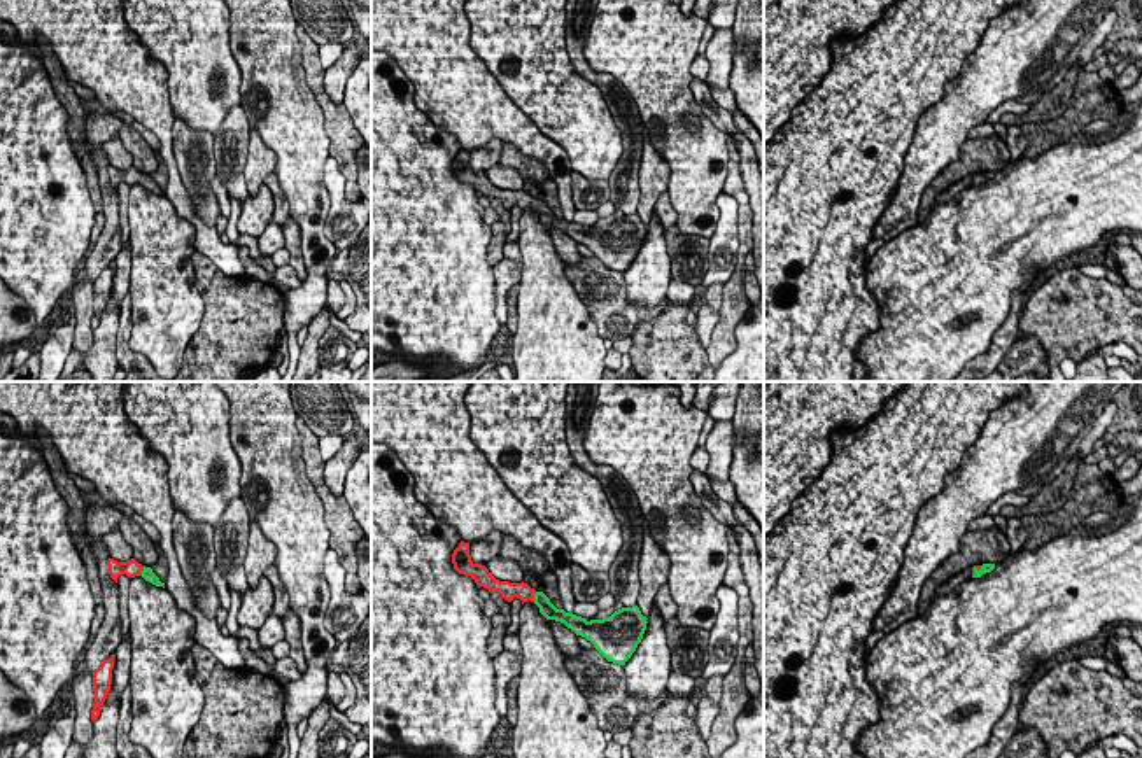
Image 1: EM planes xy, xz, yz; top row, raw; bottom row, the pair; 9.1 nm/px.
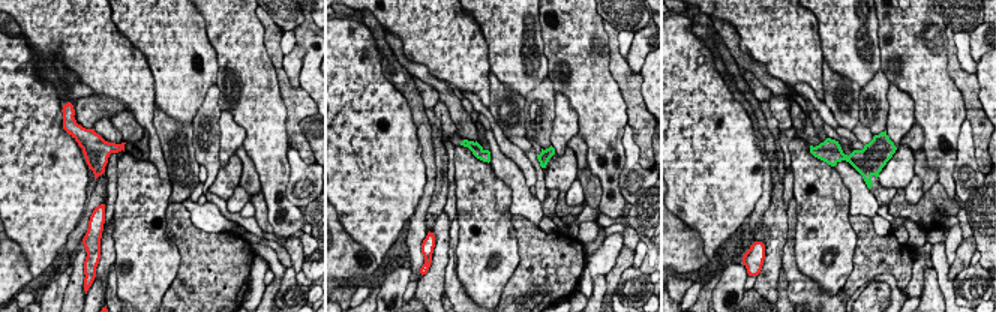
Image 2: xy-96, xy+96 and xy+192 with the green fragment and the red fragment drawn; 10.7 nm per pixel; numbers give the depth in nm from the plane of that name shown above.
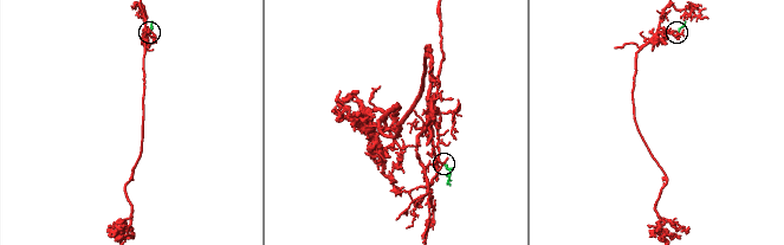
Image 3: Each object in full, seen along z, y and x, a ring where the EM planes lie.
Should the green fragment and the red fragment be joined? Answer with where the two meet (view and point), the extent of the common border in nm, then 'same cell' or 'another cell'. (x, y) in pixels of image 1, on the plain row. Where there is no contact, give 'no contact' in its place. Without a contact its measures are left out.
xz (535, 205) | 100 nm | same cell

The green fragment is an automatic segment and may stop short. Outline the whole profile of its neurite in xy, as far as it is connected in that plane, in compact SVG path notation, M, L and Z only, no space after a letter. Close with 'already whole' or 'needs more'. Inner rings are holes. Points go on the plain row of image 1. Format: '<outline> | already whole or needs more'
M109 166L107 173L109 182L116 191L121 182L126 182L128 186L142 184L145 189L165 196L165 191L159 189L152 177L138 172L135 166L131 166L130 170L117 170L114 166Z | needs more

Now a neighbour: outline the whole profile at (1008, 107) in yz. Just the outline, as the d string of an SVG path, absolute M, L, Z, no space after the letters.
M1014 100L1004 102L1000 107L997 107L990 116L988 121L990 124L1000 123L1000 117L1004 114L1025 114L1028 112L1030 105L1026 103L1018 103Z

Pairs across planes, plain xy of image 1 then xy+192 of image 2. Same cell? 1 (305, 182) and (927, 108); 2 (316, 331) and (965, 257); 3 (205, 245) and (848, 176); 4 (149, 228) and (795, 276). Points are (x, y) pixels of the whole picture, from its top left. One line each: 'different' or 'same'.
1: same
2: same
3: same
4: different

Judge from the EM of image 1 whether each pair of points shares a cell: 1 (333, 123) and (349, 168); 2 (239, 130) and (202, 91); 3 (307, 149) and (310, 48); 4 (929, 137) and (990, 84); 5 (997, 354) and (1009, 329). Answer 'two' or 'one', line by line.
1: one
2: two
3: two
4: one
5: one

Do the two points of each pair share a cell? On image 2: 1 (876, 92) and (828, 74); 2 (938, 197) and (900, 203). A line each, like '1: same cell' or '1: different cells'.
1: different cells
2: same cell

